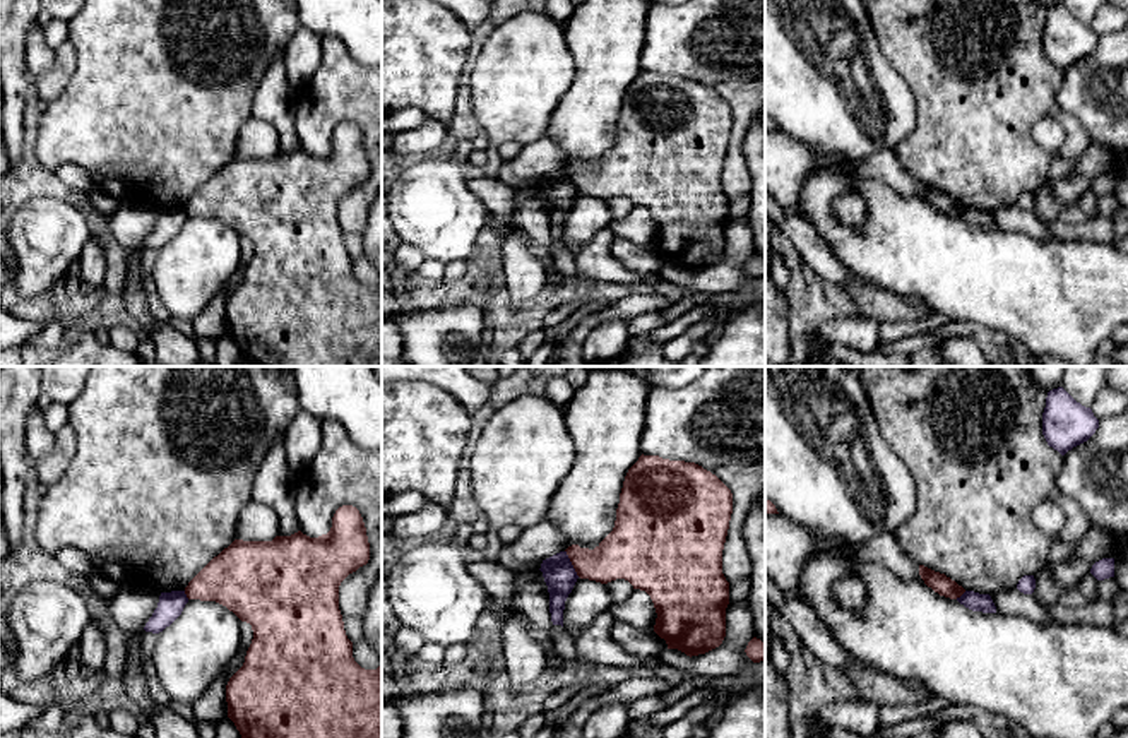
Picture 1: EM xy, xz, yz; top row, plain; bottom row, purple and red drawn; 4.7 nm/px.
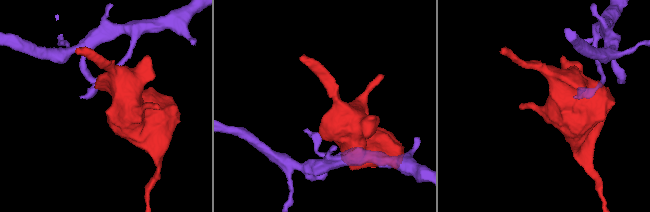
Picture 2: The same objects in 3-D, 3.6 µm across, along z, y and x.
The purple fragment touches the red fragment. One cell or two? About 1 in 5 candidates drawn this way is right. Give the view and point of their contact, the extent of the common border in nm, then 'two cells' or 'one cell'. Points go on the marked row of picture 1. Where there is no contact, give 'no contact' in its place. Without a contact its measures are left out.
meets purple in xz at (570, 564); contact 140 nm long; two cells

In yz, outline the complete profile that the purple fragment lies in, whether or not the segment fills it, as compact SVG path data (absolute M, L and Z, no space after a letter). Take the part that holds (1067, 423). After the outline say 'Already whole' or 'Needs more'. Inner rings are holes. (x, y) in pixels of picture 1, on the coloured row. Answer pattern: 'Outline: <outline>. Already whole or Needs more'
Outline: M1063 387L1048 392L1042 413L1042 435L1049 447L1065 455L1087 442L1099 428L1090 408L1077 402Z. Already whole

